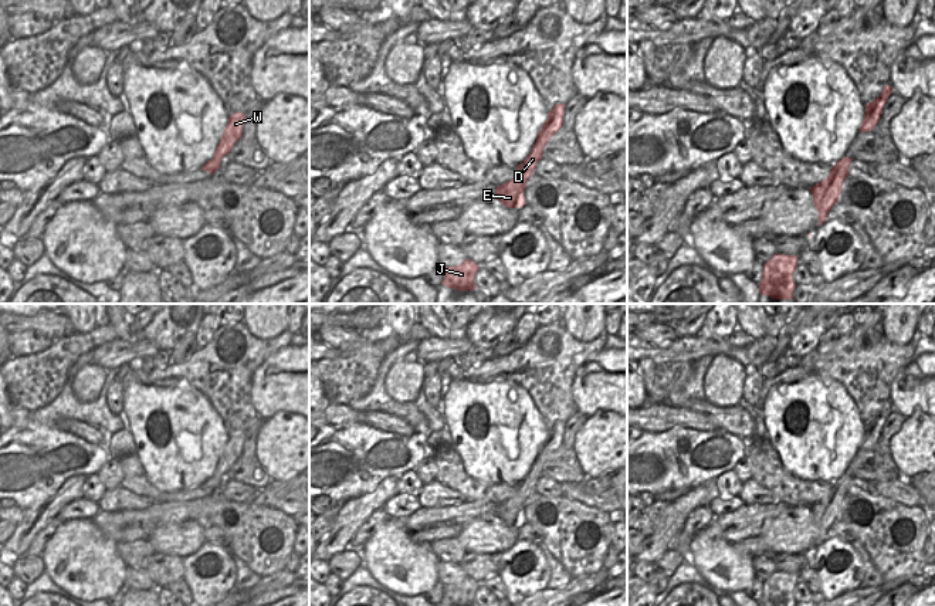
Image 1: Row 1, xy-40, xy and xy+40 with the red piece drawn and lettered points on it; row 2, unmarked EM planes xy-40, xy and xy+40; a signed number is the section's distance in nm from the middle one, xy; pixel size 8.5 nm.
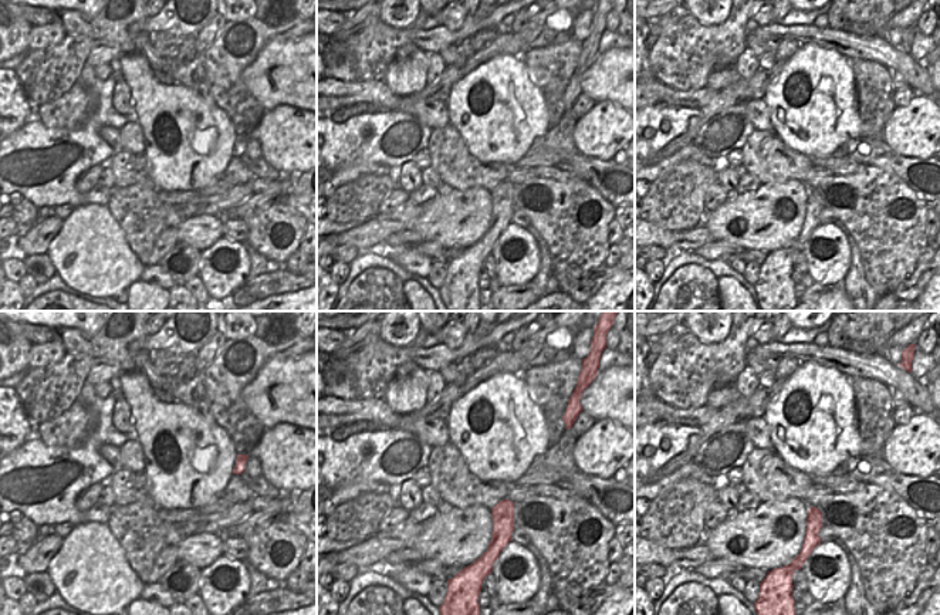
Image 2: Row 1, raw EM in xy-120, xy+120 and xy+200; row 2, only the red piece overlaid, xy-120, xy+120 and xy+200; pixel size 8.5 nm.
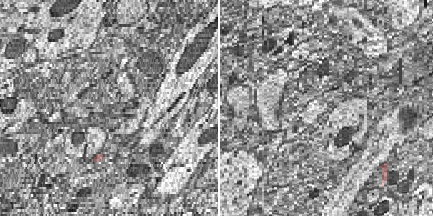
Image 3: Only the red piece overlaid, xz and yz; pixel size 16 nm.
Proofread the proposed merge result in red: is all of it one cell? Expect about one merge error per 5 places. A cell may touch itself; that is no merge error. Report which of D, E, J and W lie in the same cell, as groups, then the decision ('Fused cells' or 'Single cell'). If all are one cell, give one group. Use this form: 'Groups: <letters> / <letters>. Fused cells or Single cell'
Groups: D E J W. Single cell.

